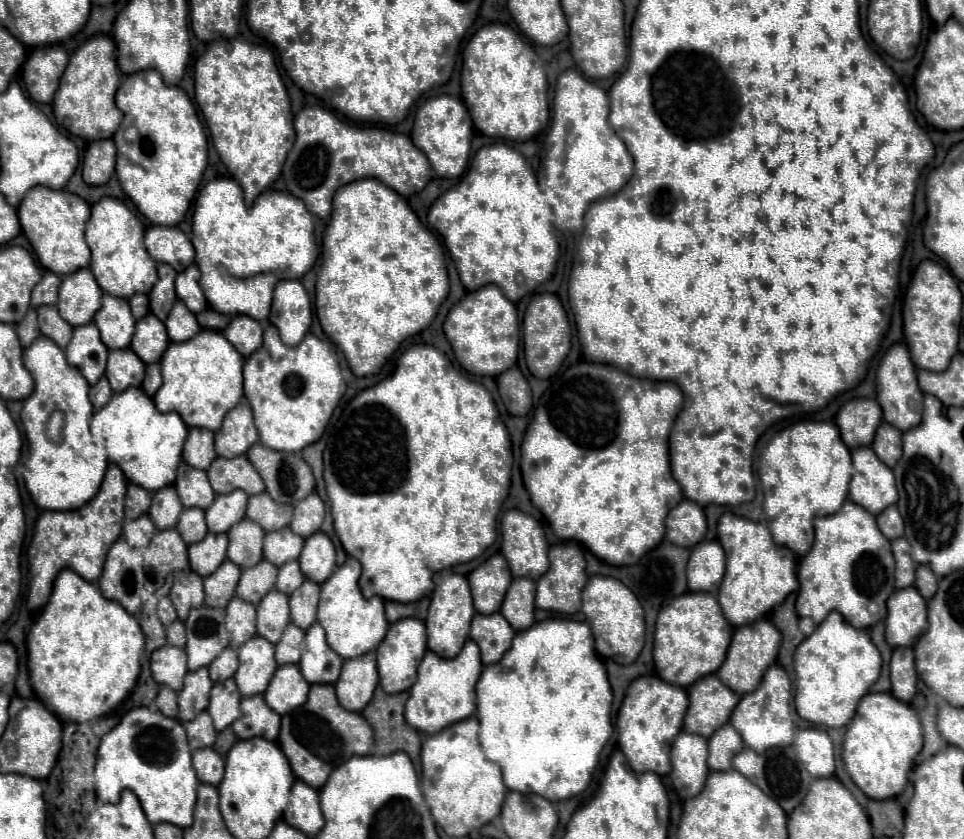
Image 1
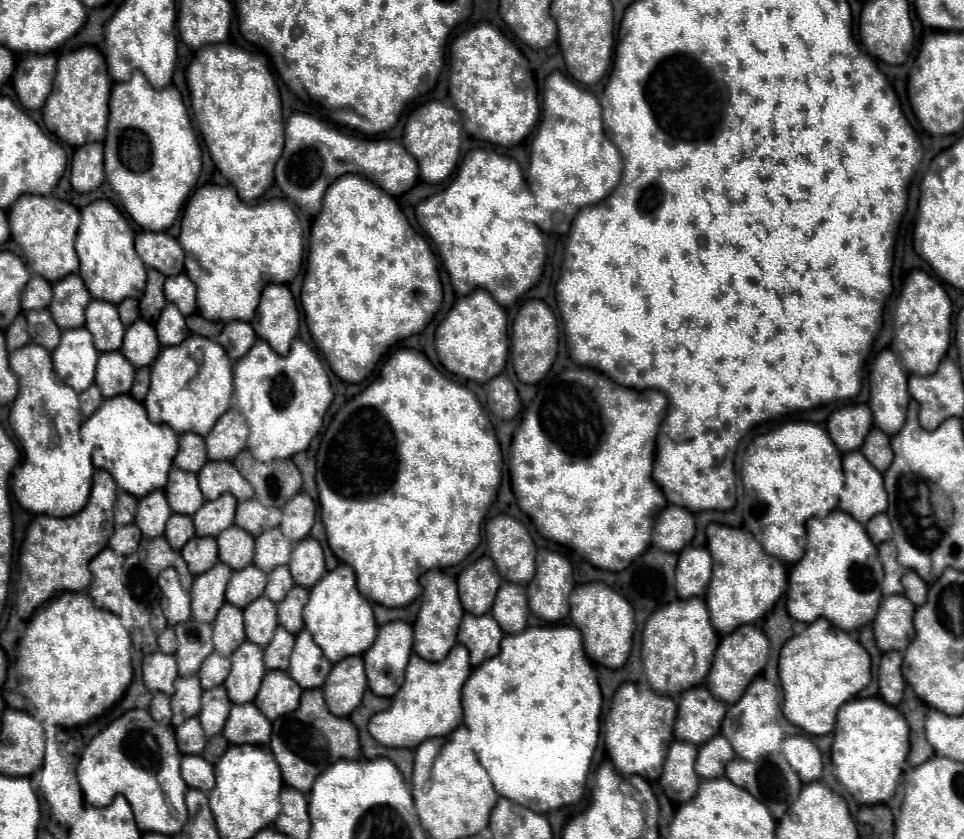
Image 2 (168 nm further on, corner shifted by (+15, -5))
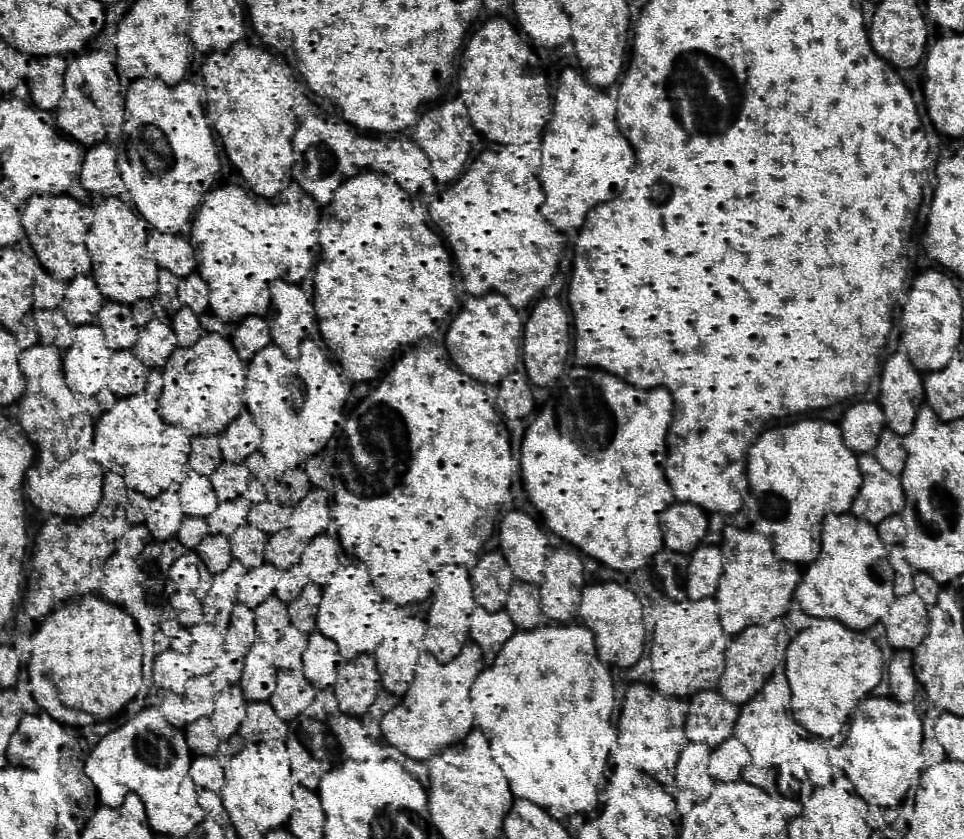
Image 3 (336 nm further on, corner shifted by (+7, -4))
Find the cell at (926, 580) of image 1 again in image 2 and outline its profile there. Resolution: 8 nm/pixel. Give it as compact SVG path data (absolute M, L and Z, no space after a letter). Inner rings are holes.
M906 571L902 577L902 585L904 585L904 595L918 607L922 603L926 603L926 591L928 585L914 573L914 571Z

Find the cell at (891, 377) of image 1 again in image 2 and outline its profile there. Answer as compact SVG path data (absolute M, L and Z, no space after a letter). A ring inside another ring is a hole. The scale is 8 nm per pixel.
M884 349L882 353L878 353L878 357L874 359L874 365L872 365L872 371L870 371L870 401L868 401L868 407L872 411L874 425L878 429L882 429L886 435L894 435L906 421L906 407L908 407L908 401L910 401L906 381L908 381L908 375L902 369L902 365L898 363L896 355L890 349Z

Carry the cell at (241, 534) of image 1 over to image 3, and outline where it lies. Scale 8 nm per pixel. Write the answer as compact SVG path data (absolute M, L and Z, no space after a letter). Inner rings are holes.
M246 524L246 526L240 526L230 536L230 550L246 568L256 568L264 560L266 542L268 542L266 532Z

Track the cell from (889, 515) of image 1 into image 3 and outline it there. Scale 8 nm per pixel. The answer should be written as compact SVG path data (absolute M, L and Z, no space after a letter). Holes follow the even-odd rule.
M898 514L886 516L880 524L876 524L876 528L878 528L878 534L888 548L894 544L900 544L904 540L904 524L902 524L902 518Z

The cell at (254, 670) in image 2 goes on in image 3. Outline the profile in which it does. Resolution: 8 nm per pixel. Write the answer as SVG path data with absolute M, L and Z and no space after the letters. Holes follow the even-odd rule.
M258 640L246 656L246 664L240 676L240 686L244 690L246 700L268 700L274 690L276 666L272 662L272 654L268 644Z

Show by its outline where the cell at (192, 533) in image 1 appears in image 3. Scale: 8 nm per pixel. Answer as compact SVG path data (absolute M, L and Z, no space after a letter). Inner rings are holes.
M186 516L180 530L178 530L178 540L186 546L186 548L194 548L202 536L208 534L208 524L204 518L200 516Z

